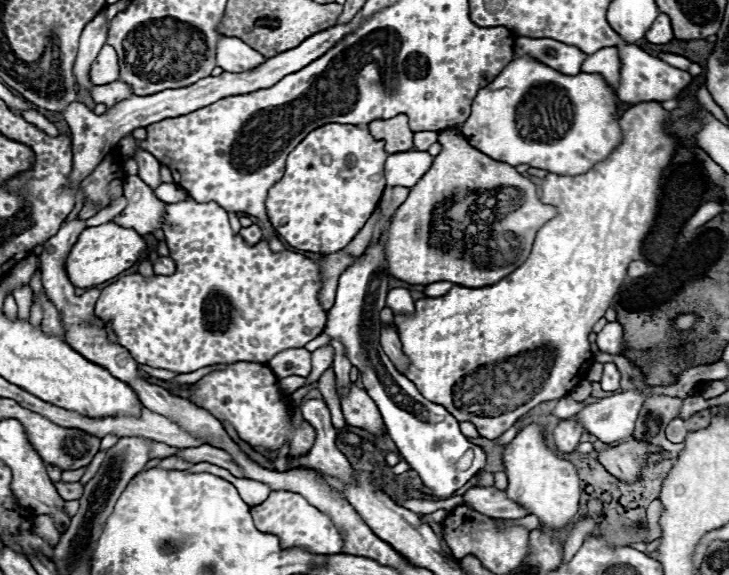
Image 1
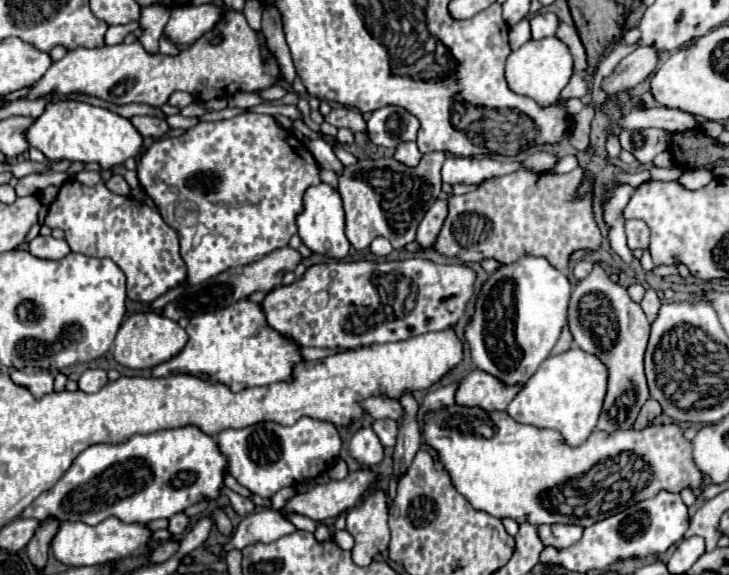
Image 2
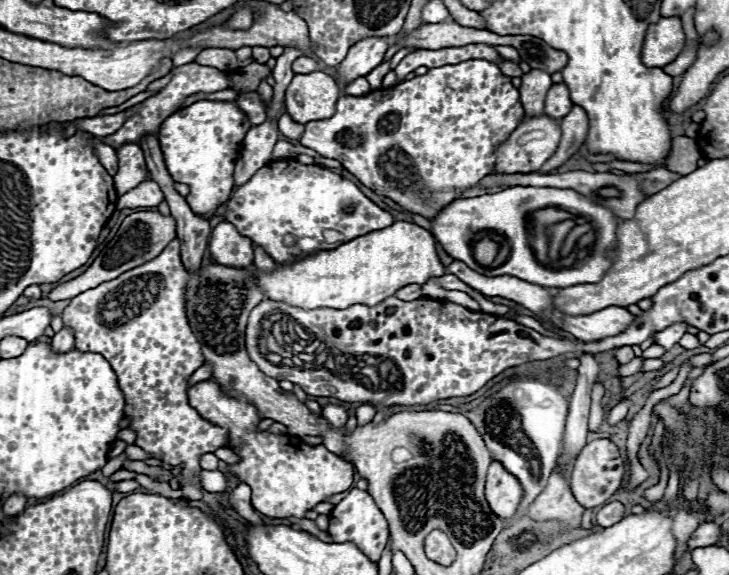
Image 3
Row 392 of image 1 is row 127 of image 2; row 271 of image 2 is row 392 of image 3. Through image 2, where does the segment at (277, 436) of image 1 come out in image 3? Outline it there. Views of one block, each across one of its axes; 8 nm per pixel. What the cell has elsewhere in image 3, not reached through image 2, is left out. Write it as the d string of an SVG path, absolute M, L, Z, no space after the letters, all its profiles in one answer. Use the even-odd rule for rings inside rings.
M204 380L198 382L194 386L188 388L188 402L192 408L198 410L198 414L212 422L214 426L220 426L228 432L228 442L226 448L234 450L234 454L240 456L240 462L230 464L230 474L234 478L238 478L240 482L248 484L252 488L252 506L268 516L268 518L288 518L288 516L296 516L296 518L304 518L308 510L312 510L316 504L326 502L330 496L340 494L344 490L348 490L354 484L354 466L346 460L342 460L340 456L328 452L324 446L310 446L298 438L298 436L286 436L286 434L272 434L272 432L262 432L258 430L258 422L262 420L256 406L246 402L246 400L238 400L238 398L230 398L228 394L222 392L220 384L216 384L216 380Z

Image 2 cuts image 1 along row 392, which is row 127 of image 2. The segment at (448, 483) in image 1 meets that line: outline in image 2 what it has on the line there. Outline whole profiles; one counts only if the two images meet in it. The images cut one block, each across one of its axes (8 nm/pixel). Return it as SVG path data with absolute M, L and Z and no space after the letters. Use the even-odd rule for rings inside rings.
M384 106L372 112L368 120L368 138L376 146L396 148L402 142L414 142L420 120L404 108Z

